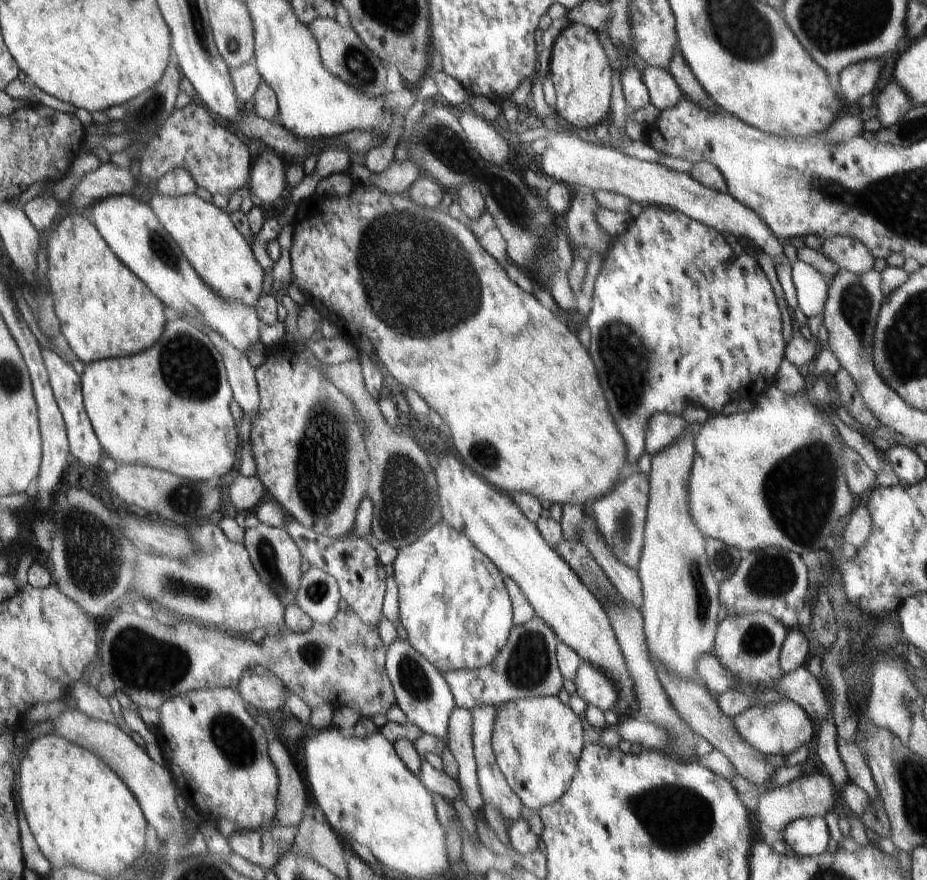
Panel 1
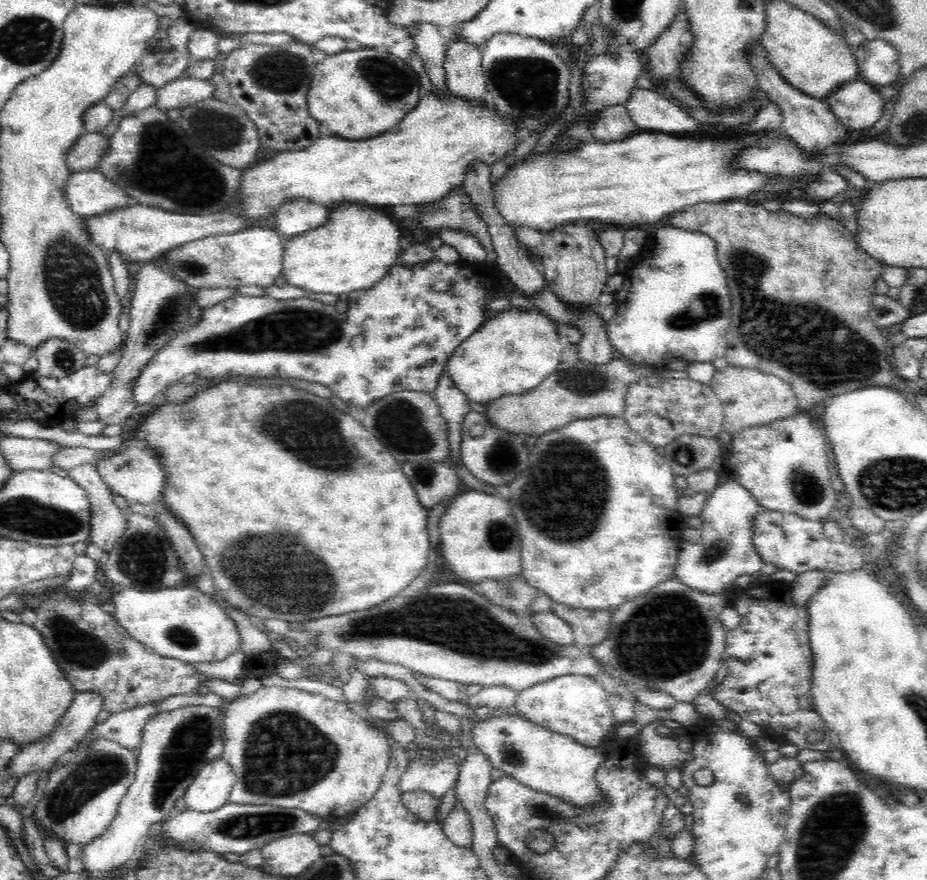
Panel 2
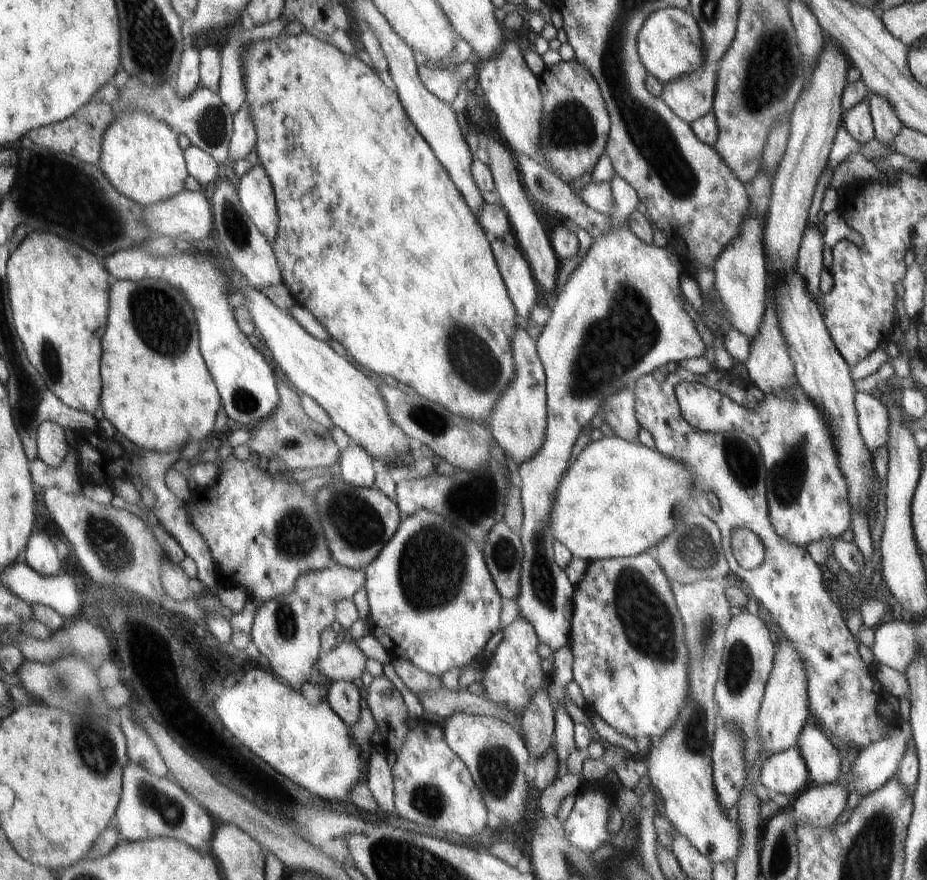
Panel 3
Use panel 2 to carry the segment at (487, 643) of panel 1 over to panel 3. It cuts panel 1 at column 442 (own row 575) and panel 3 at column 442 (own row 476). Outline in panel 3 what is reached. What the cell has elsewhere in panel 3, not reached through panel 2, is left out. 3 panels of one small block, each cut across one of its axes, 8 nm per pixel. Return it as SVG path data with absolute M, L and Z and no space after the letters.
M422 509L410 516L402 516L394 536L390 538L378 553L378 556L363 571L365 572L365 589L370 607L370 633L384 646L392 658L409 660L416 668L427 672L429 675L441 676L452 668L469 665L473 660L483 655L490 637L502 630L500 627L501 594L498 592L494 579L488 570L483 551L463 530L460 530L454 523L447 521L434 511Z

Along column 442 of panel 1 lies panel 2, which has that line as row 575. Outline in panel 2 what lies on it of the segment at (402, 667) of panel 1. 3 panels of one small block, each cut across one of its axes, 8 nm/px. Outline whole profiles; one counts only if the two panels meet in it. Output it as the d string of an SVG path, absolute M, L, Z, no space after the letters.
M727 476L724 481L721 478L698 517L702 520L701 540L694 544L682 541L675 576L692 589L718 595L742 575L753 576L756 580L763 576L762 567L765 563L754 547L755 517L762 510L757 498L736 479Z

